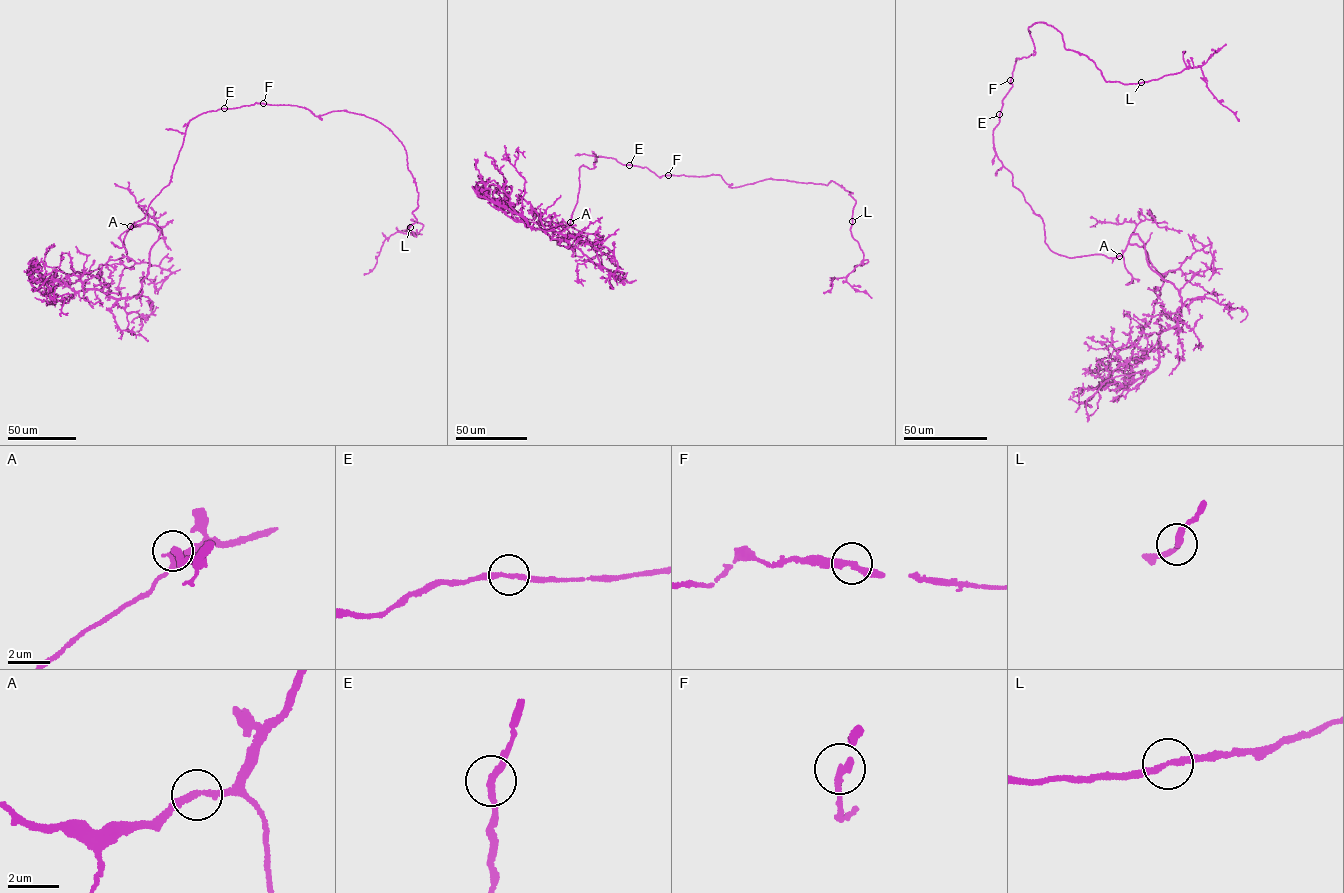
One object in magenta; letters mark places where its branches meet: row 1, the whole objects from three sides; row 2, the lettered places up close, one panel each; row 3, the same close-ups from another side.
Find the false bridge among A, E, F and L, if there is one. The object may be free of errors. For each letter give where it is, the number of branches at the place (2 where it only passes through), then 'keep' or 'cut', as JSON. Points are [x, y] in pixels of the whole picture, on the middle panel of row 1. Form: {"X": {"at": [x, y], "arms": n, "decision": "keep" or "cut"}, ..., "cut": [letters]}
{"A": {"at": [570, 222], "arms": 2, "decision": "keep"}, "E": {"at": [629, 165], "arms": 2, "decision": "keep"}, "F": {"at": [668, 175], "arms": 2, "decision": "keep"}, "L": {"at": [852, 221], "arms": 2, "decision": "keep"}, "cut": []}

